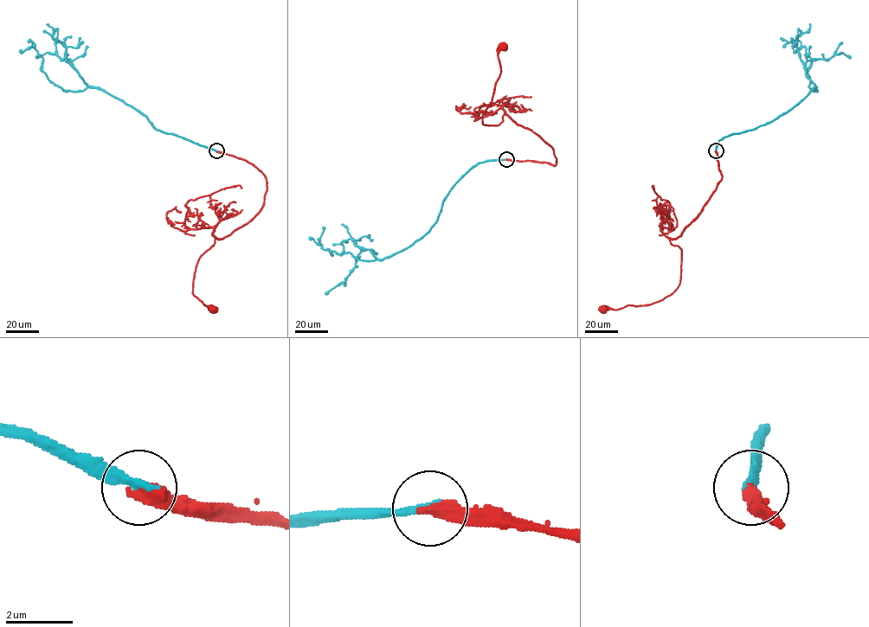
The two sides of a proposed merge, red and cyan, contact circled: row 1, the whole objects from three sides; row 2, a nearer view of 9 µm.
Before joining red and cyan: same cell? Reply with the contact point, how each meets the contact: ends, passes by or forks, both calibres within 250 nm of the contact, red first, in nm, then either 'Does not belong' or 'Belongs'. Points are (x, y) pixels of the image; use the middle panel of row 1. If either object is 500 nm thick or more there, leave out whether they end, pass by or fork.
Place: (506, 159). At the ring red ends. At the ring cyan ends. Thickness 480 nm (red) against 280 nm. Belongs

